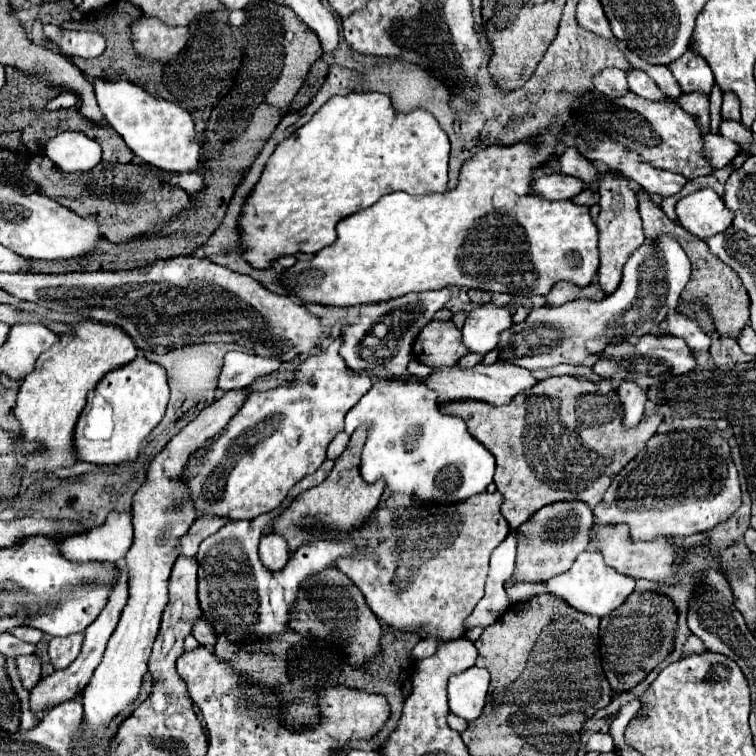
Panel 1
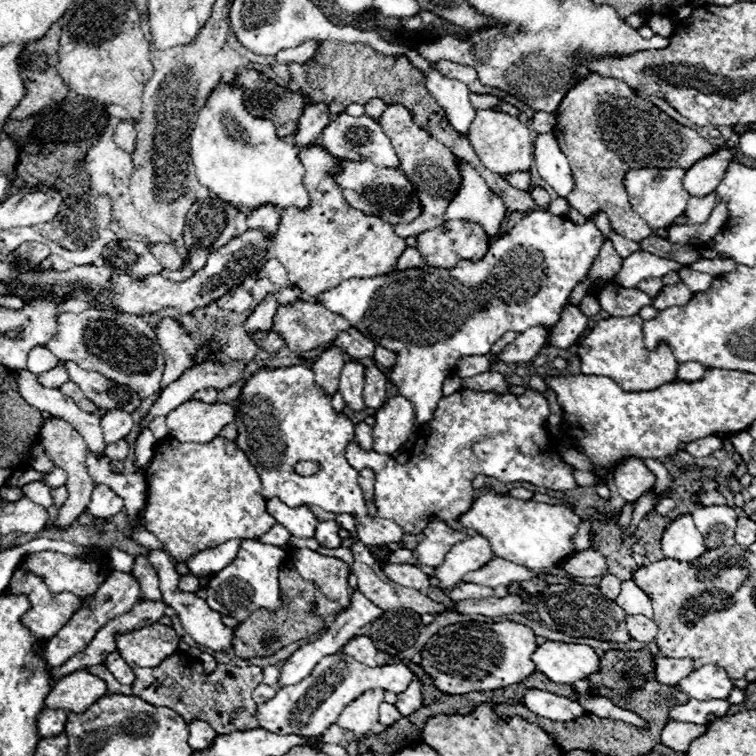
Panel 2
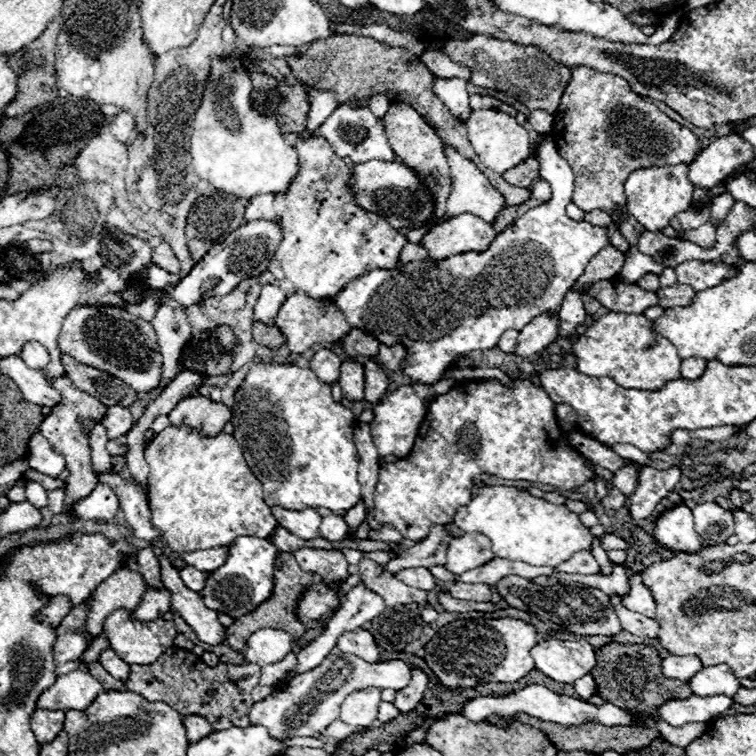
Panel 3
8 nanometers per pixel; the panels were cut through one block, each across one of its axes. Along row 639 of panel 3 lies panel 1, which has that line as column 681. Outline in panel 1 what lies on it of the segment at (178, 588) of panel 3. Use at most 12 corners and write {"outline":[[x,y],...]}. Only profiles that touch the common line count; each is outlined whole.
{"outline":[[712,188],[676,204],[680,224],[700,240],[724,232],[732,212]]}

